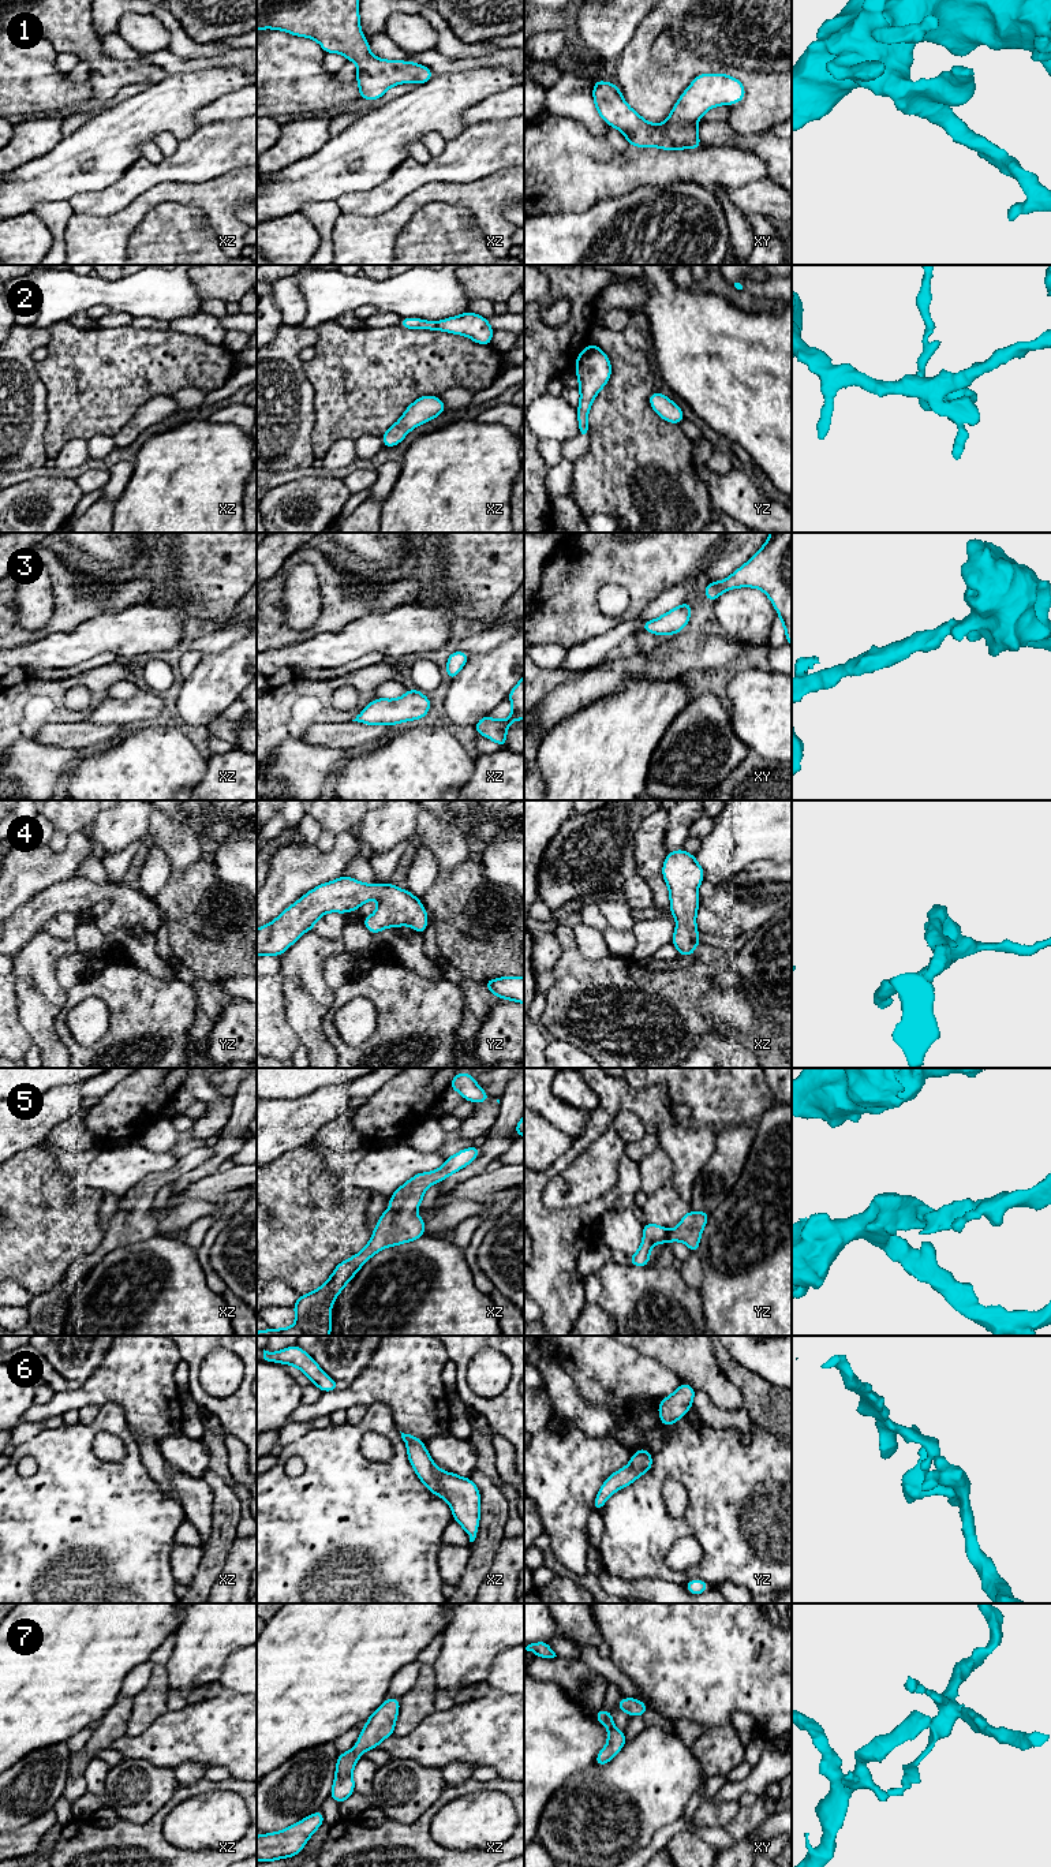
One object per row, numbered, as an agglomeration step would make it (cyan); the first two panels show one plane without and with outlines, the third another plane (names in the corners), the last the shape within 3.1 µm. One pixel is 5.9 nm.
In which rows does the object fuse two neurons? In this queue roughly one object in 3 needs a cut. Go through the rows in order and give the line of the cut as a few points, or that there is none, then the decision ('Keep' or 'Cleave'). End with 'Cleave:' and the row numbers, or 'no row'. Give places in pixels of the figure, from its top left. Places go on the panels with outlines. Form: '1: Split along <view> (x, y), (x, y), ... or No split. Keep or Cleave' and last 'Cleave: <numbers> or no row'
1: No split. Keep
2: No split. Keep
3: No split. Keep
4: No split. Keep
5: No split. Keep
6: No split. Keep
7: No split. Keep
Cleave: no row

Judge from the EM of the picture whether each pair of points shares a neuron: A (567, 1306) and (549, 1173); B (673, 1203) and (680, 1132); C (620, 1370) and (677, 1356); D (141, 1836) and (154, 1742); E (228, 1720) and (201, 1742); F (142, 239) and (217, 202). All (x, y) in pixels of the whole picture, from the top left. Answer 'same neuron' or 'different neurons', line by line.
A: same neuron
B: different neurons
C: different neurons
D: different neurons
E: same neuron
F: different neurons

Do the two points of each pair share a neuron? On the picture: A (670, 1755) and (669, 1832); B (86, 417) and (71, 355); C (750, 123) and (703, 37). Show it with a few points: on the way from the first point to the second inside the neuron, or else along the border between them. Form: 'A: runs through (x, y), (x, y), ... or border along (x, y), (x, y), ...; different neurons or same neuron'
A: border along (683, 1815), (664, 1826), (646, 1847); different neurons
B: runs through (86, 402), (86, 370); same neuron
C: runs through (752, 100), (752, 81), (726, 55); same neuron

